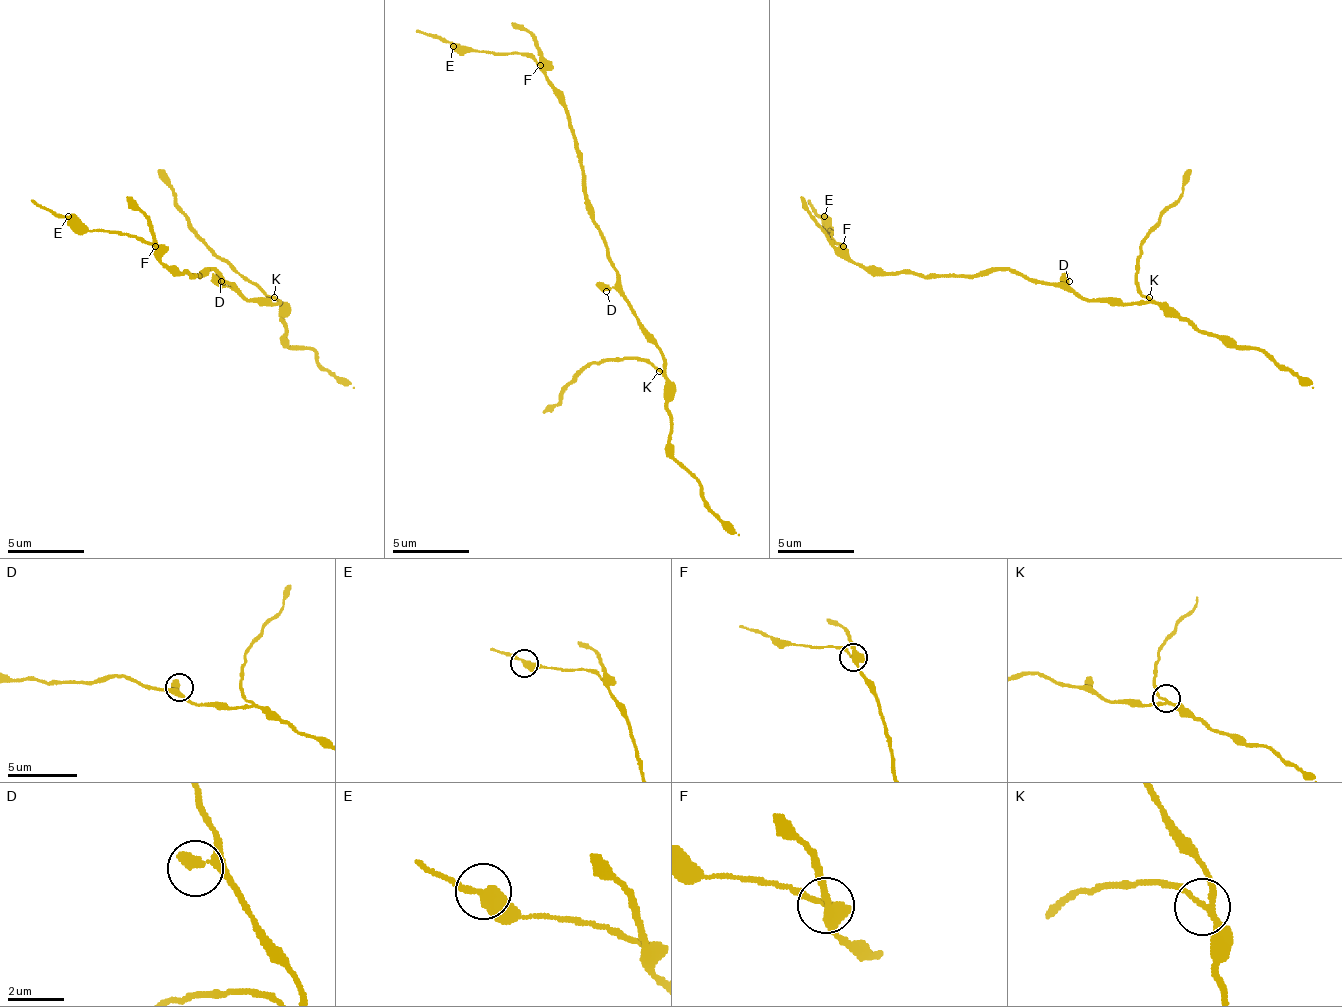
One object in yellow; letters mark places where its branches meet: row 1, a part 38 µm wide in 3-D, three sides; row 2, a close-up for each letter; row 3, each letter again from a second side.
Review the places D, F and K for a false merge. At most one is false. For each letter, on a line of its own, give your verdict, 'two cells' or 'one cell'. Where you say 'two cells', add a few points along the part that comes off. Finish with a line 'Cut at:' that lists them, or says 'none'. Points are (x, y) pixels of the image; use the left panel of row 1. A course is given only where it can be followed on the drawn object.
D: one cell
F: two cells | (156, 247), (137, 236), (79, 232), (30, 201)
K: one cell
Cut at: F

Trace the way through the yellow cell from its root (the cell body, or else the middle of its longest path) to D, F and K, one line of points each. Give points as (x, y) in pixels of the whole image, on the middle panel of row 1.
D: (606, 249), (606, 257), (617, 272), (617, 279), (606, 291)
F: (606, 249), (587, 195), (583, 153), (571, 127), (567, 104), (541, 65)
K: (606, 249), (606, 257), (617, 272), (617, 291), (636, 314), (644, 337), (663, 356), (663, 367), (659, 371)

